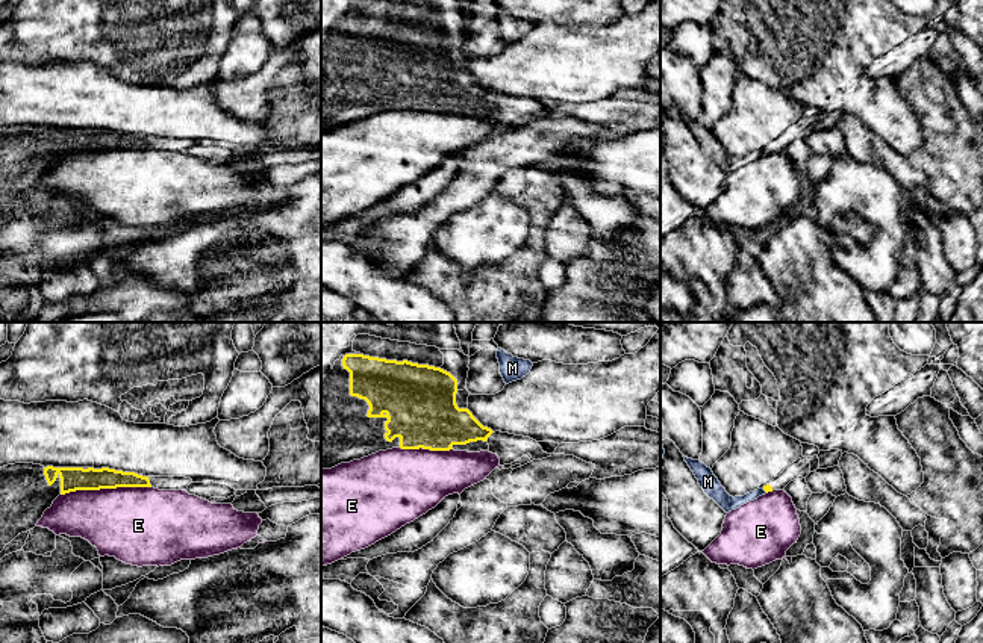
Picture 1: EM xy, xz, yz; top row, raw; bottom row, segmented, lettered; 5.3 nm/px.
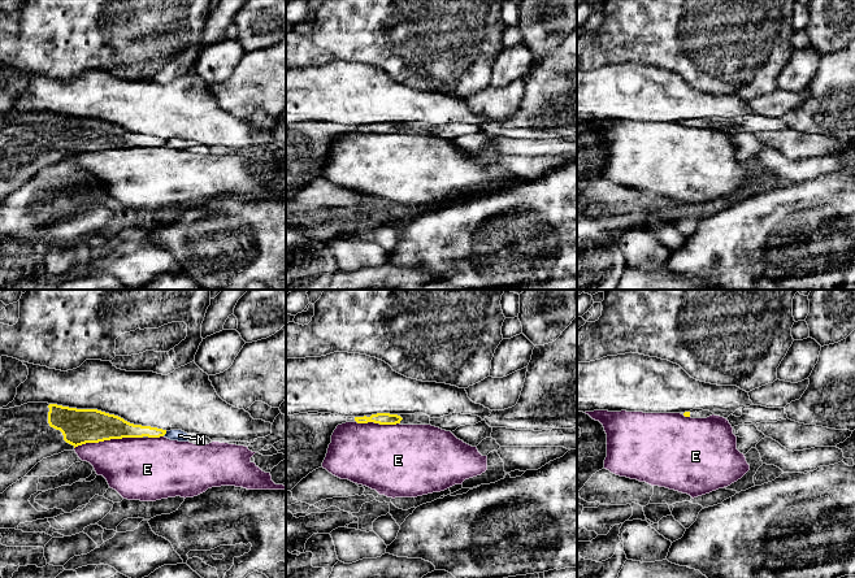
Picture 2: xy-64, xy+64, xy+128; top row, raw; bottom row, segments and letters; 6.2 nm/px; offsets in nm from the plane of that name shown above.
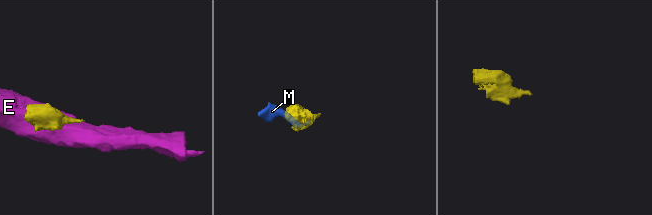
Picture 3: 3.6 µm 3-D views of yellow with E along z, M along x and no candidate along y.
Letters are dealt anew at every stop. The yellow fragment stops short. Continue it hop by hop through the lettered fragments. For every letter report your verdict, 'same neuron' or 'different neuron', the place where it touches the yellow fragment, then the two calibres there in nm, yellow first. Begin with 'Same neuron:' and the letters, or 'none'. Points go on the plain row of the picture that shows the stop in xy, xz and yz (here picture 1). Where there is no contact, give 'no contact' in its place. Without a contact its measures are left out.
Same neuron: none
E: different neuron | xy (105, 149) | 130/400 nm
M: different neuron | yz (765, 152) | 40/90 nm

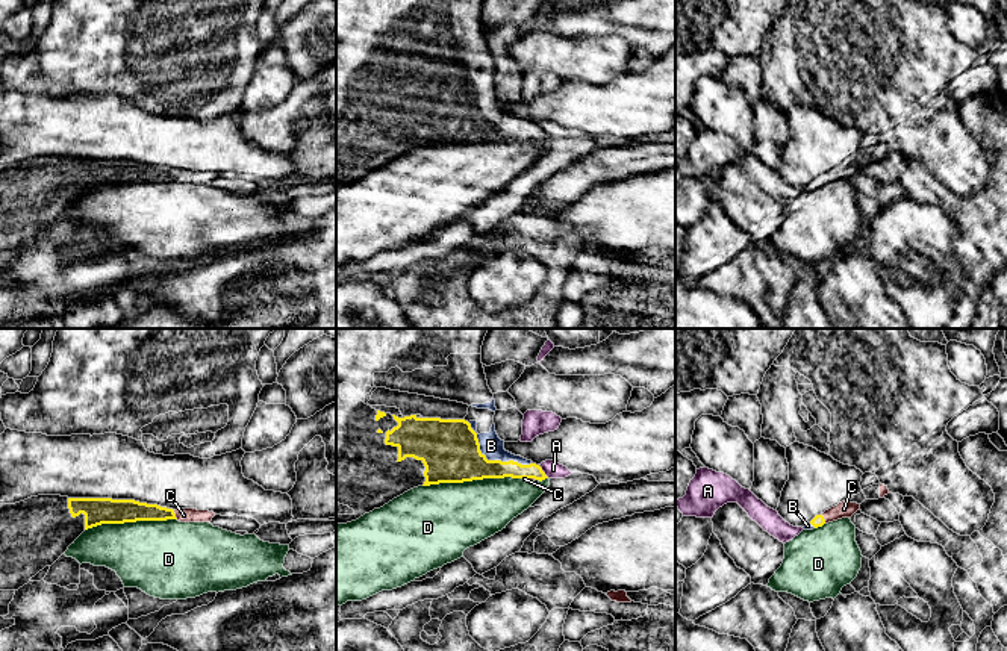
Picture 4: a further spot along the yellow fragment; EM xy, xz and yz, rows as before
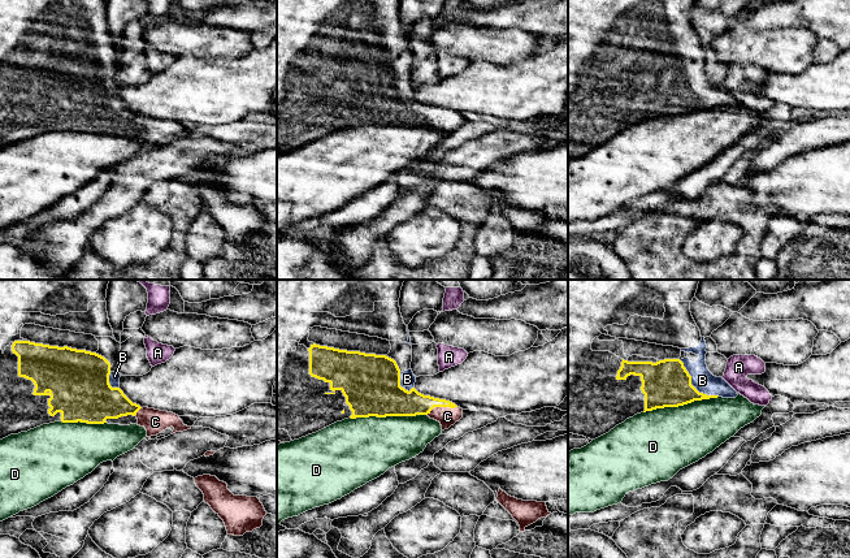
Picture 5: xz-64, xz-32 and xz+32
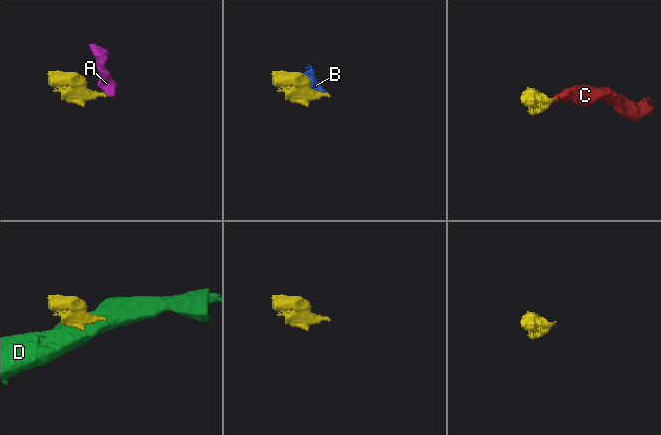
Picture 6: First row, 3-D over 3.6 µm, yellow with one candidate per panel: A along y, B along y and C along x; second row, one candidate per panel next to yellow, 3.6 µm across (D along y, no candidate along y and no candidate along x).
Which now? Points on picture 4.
Same neuron: B, C
A: different neuron | xz (544, 133) | 100/90 nm
B: same neuron | xz (492, 121) | 320/120 nm
C: same neuron | yz (823, 179) | 60/90 nm
D: different neuron | xz (473, 140) | 320/380 nm

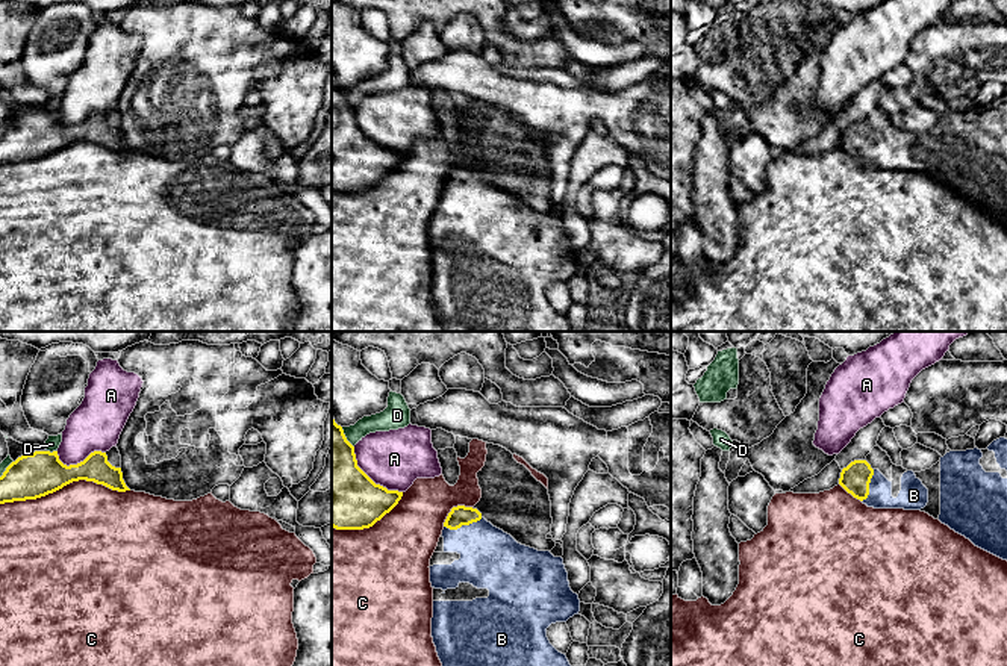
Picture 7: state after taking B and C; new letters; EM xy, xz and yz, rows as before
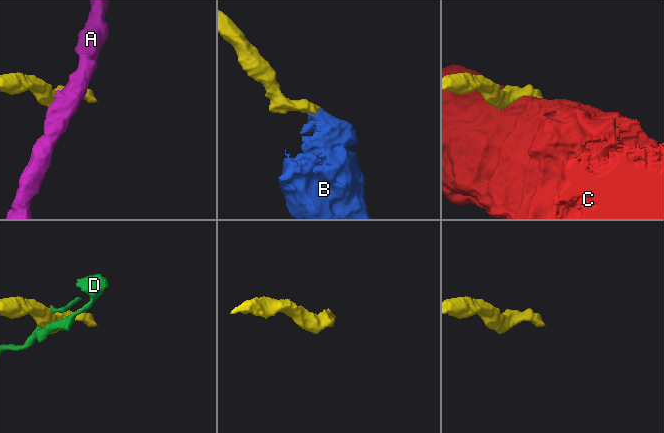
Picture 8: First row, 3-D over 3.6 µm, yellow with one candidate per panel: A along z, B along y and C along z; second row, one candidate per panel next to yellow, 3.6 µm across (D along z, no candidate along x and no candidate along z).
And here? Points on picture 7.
Same neuron: B
A: different neuron | xz (370, 140) | 380/320 nm
B: same neuron | xz (462, 185) | 110/320 nm
C: different neuron | xy (64, 146) | 240/480 nm
D: different neuron | xy (53, 112) | 240/80 nm

